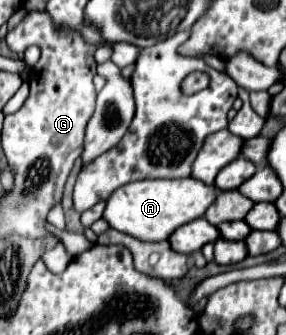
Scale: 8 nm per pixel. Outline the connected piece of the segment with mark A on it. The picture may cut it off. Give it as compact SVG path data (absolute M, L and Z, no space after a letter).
M193 177L133 181L121 185L119 189L115 189L115 193L111 193L103 219L109 223L111 229L123 231L141 241L165 241L177 227L203 217L207 207L215 201L215 195L215 187L209 187Z

